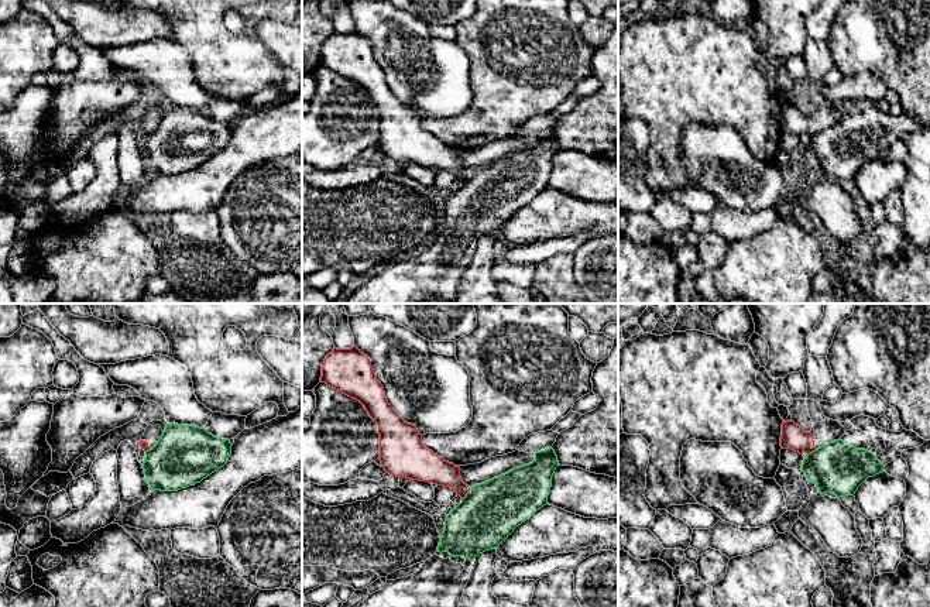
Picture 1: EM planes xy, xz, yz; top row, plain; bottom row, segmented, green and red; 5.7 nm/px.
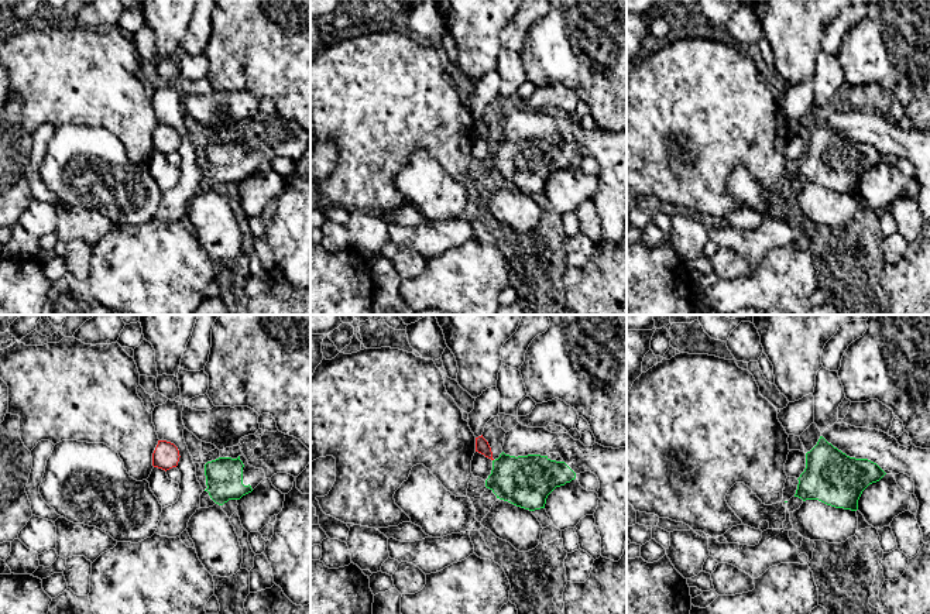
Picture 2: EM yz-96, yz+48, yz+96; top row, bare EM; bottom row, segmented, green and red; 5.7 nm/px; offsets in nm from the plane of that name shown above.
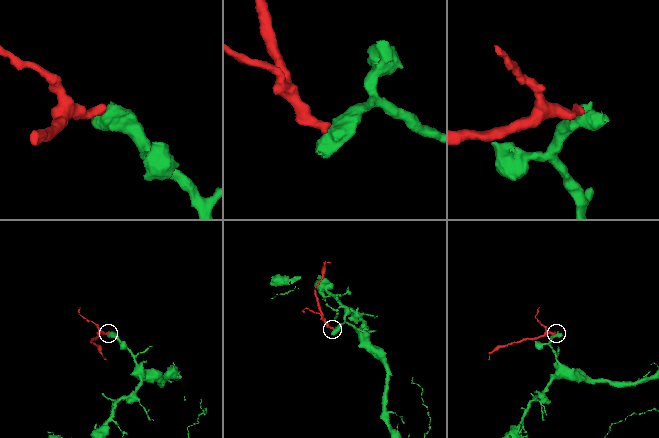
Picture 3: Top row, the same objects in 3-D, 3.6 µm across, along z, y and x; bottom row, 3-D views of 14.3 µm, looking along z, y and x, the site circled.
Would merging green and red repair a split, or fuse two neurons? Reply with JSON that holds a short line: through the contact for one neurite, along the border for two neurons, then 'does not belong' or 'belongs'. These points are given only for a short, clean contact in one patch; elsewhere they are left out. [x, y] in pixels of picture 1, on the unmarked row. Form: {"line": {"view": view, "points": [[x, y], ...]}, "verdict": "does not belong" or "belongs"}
{"line": {"view": "yz", "points": [[816, 133], [805, 141]]}, "verdict": "does not belong"}

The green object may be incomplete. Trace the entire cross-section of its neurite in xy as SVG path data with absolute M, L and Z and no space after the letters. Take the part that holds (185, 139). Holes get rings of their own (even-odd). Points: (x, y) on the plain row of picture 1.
M167 107L158 127L145 136L143 152L150 172L178 175L200 167L226 148L231 138L231 130L229 123L216 121L205 112Z

